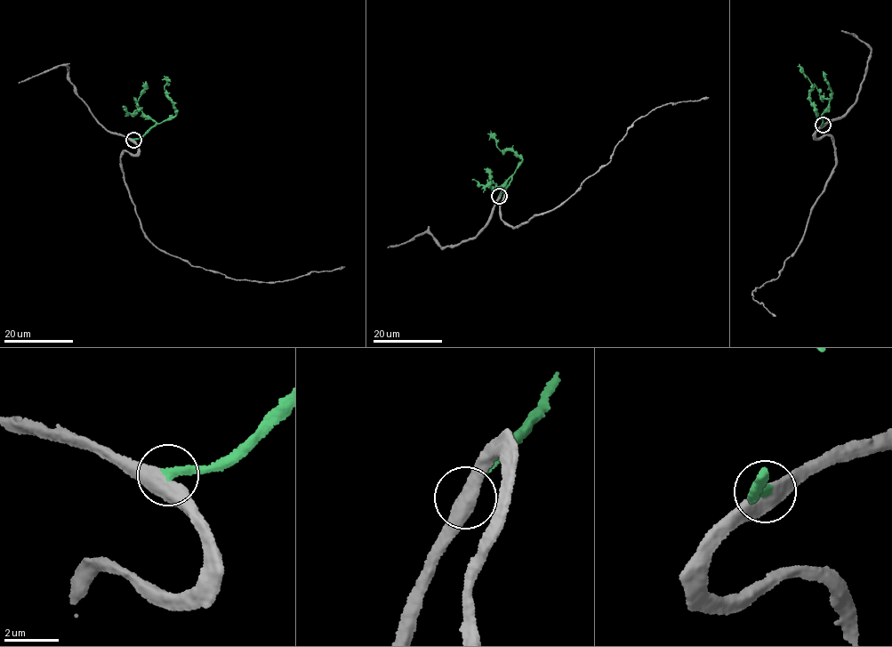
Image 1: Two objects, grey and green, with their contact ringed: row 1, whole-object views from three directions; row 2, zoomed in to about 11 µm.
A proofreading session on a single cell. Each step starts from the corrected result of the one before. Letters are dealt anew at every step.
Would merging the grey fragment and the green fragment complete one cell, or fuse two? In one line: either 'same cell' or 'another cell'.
same cell

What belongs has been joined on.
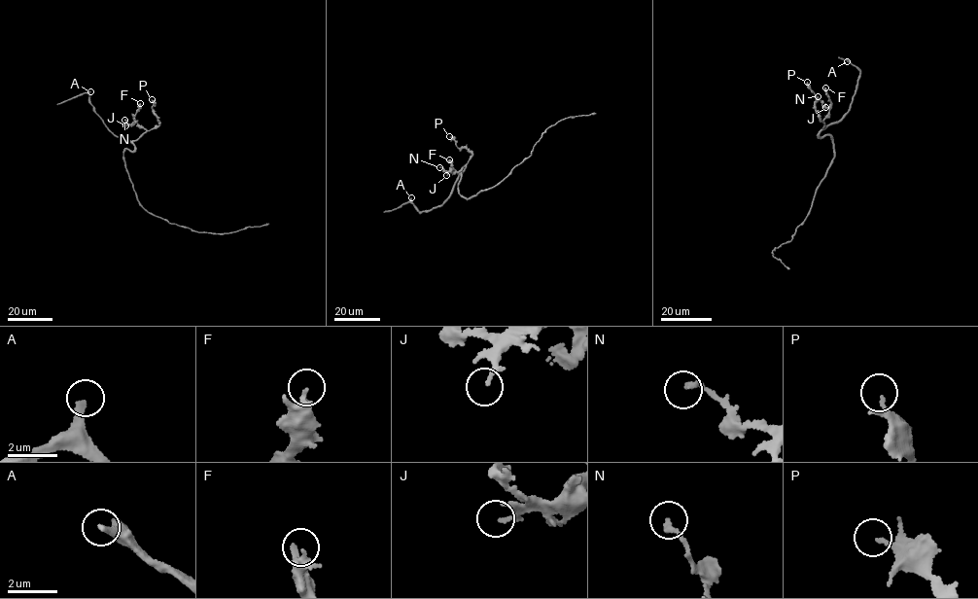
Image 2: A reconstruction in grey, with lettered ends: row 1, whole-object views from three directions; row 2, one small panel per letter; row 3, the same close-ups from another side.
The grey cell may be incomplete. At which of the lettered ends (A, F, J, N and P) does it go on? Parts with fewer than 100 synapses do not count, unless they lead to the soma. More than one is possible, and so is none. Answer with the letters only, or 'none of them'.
A

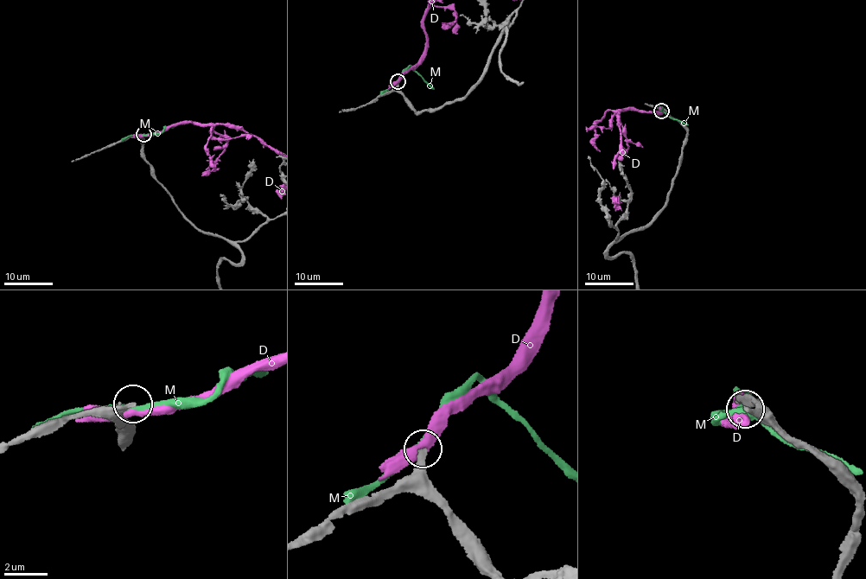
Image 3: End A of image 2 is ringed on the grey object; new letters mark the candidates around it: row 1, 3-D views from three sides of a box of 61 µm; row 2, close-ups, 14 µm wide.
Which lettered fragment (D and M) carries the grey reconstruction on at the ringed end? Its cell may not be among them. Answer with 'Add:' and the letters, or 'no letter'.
Add: no letter

